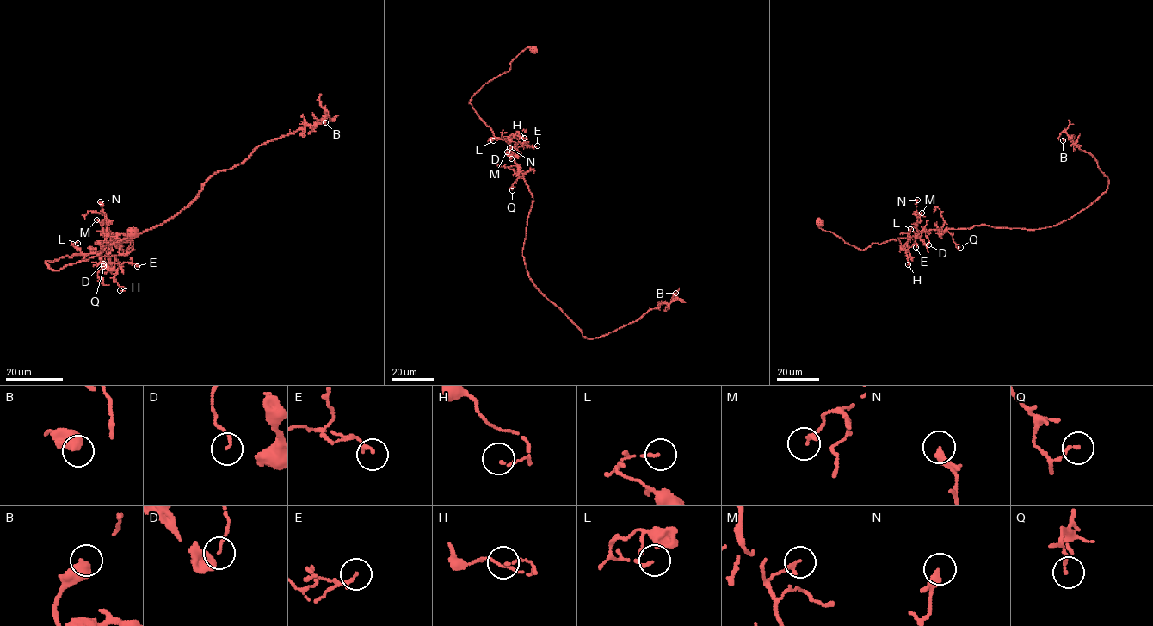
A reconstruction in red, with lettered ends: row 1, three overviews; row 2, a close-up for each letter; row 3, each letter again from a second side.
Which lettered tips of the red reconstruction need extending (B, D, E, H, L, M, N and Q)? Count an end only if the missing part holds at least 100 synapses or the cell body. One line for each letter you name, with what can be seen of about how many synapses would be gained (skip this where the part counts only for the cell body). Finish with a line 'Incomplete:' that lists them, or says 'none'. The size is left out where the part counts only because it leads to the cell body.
Incomplete: none

